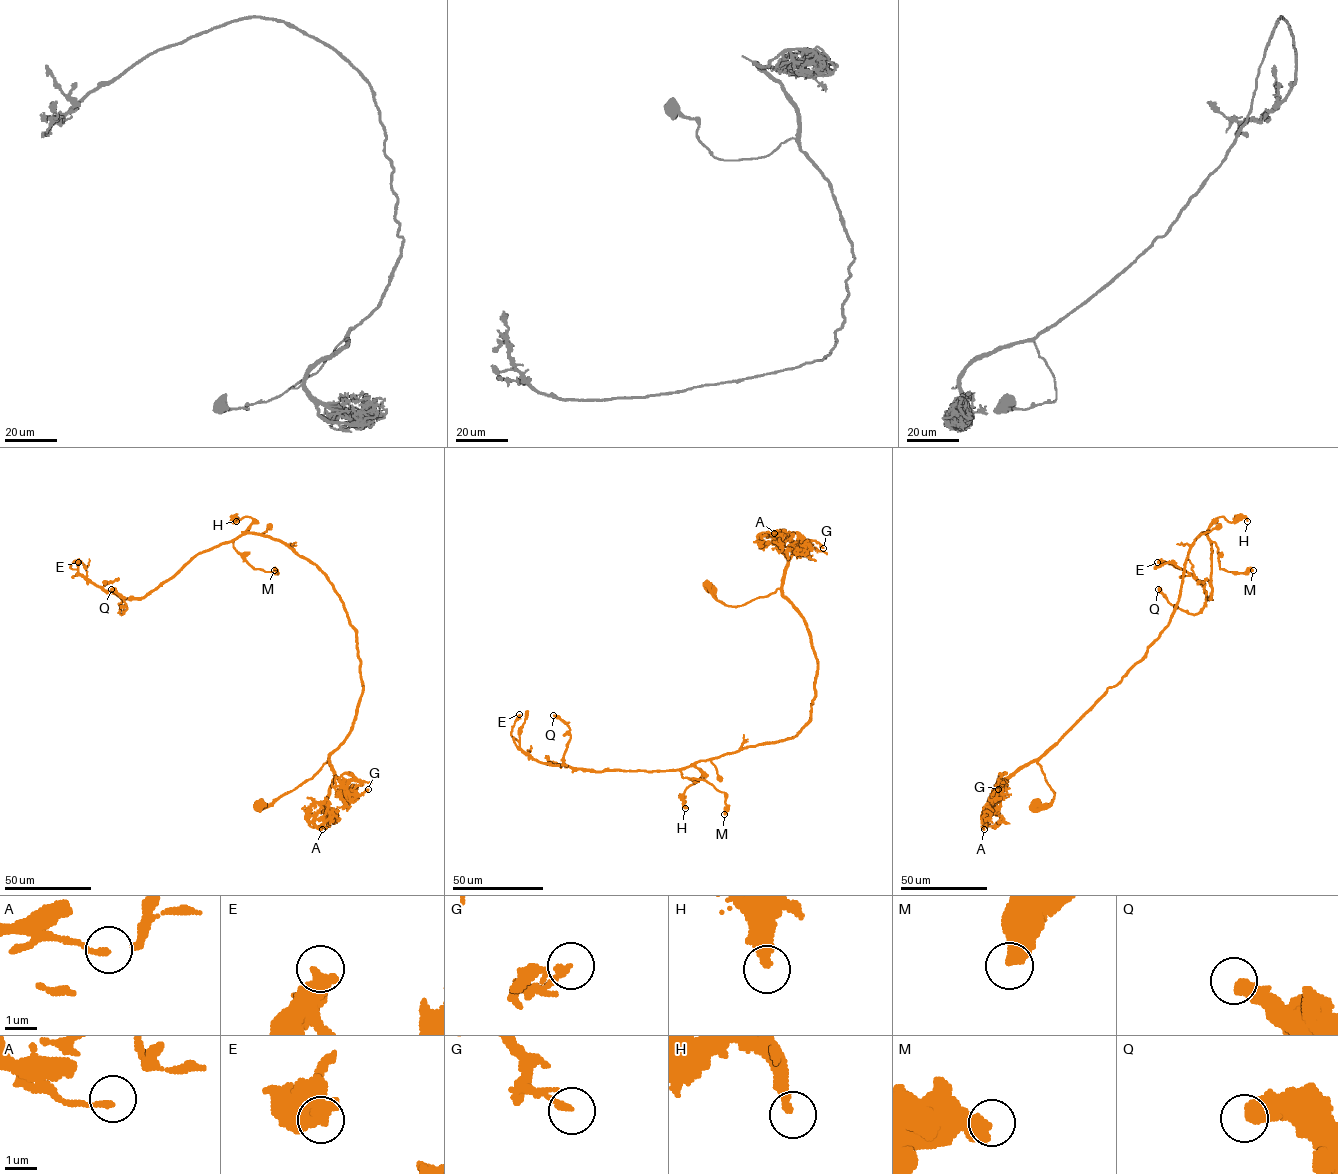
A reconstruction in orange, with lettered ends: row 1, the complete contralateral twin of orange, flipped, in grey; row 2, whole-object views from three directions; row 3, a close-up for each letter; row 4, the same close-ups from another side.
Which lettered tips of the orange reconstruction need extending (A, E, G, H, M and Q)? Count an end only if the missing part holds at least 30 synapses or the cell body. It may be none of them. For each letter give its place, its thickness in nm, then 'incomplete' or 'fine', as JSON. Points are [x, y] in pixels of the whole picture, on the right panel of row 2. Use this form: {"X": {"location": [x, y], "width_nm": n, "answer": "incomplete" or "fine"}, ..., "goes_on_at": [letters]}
{"A": {"location": [984, 829], "width_nm": 170, "answer": "fine"}, "E": {"location": [1157, 562], "width_nm": 650, "answer": "fine"}, "G": {"location": [998, 789], "width_nm": 220, "answer": "fine"}, "H": {"location": [1247, 521], "width_nm": 260, "answer": "fine"}, "M": {"location": [1253, 570], "width_nm": 500, "answer": "fine"}, "Q": {"location": [1158, 589], "width_nm": 500, "answer": "fine"}, "goes_on_at": []}

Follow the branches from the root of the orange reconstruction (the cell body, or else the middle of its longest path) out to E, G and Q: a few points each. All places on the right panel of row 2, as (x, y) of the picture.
E: (1036, 805), (1054, 796), (1037, 761), (1167, 625), (1202, 533), (1211, 545), (1211, 596), (1189, 573), (1157, 562)
G: (1036, 805), (1049, 804), (1054, 796), (1036, 761), (1019, 767), (998, 789)
Q: (1036, 805), (1054, 796), (1037, 761), (1167, 625), (1204, 533), (1203, 608), (1187, 613), (1158, 589)

